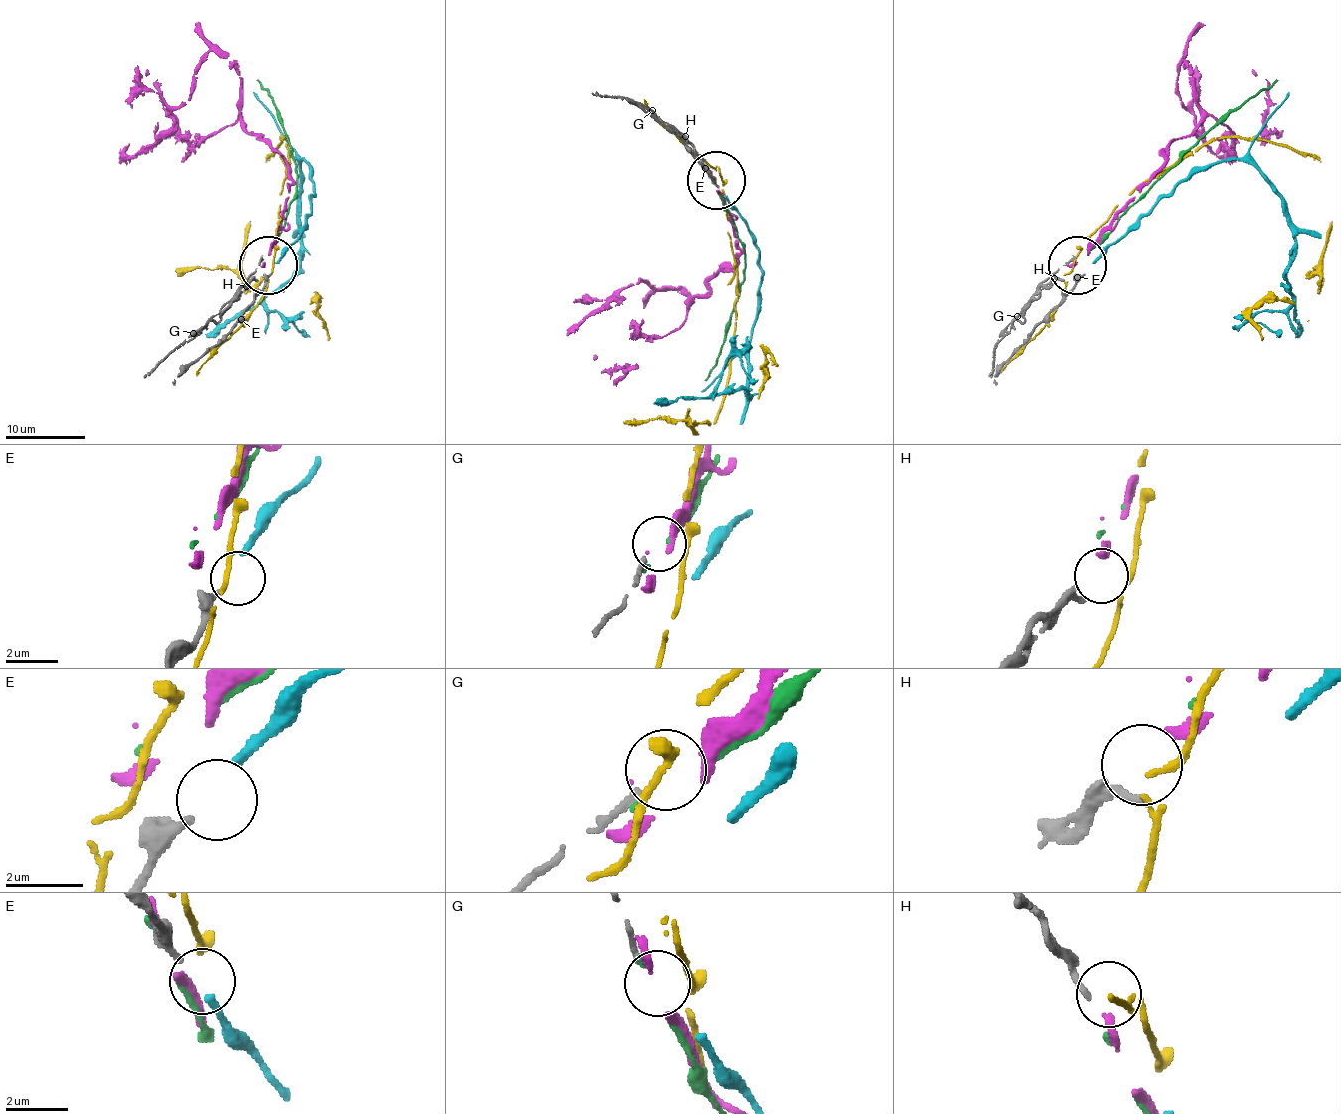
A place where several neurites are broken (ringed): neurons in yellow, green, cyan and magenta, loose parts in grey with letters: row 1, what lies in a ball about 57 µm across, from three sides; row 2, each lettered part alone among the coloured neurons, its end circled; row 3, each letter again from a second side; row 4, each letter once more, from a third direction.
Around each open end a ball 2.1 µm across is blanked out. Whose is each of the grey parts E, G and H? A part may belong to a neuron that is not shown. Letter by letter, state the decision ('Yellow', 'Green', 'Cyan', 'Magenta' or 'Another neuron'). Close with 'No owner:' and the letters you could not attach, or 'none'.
E: Cyan
G: Another neuron
H: Magenta
No owner: G

